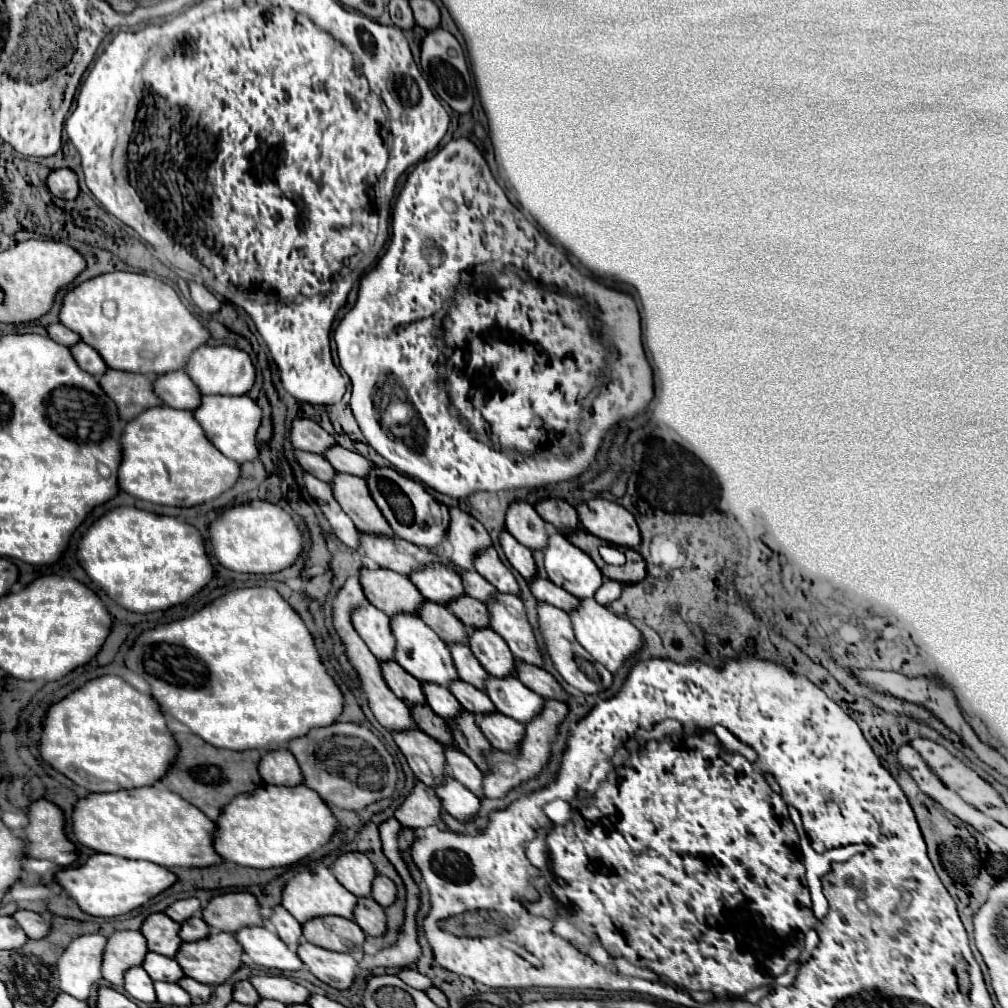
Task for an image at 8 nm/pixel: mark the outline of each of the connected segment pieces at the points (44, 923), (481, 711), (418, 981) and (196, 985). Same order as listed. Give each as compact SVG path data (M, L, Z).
M17 911L13 917L19 921L21 927L25 927L25 933L29 939L43 939L51 933L51 923L39 913Z
M455 681L449 691L457 697L457 701L461 701L461 705L473 713L473 715L489 715L489 713L497 713L497 707L493 705L493 701L489 697L485 697L485 691L473 689L473 685L465 685L465 681Z
M403 969L403 971L399 971L397 975L399 975L407 985L411 985L411 987L415 987L415 989L421 989L421 991L433 987L433 981L431 981L427 975L419 973L417 969Z
M191 977L181 979L181 981L179 981L179 985L181 985L189 995L191 995L191 999L193 999L193 1003L195 1003L195 1005L207 1003L207 1001L209 1001L209 997L211 997L211 993L213 993L213 987L205 985L205 983L199 983L199 981L193 981Z

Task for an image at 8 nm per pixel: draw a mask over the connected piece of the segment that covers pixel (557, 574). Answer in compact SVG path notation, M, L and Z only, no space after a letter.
M551 531L545 553L545 569L549 579L577 597L593 597L603 585L603 573L593 559L577 549L563 533Z

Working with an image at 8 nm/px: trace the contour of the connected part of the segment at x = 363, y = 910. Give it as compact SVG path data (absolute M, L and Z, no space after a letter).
M371 897L359 899L357 903L357 913L355 913L355 923L371 937L381 937L387 933L387 919L385 919L385 909L373 901Z

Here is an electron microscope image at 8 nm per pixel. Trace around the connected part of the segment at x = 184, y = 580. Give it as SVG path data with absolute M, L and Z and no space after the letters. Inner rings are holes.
M115 507L93 523L79 543L77 559L113 601L137 613L167 611L181 605L215 577L205 539L193 525L137 507Z

